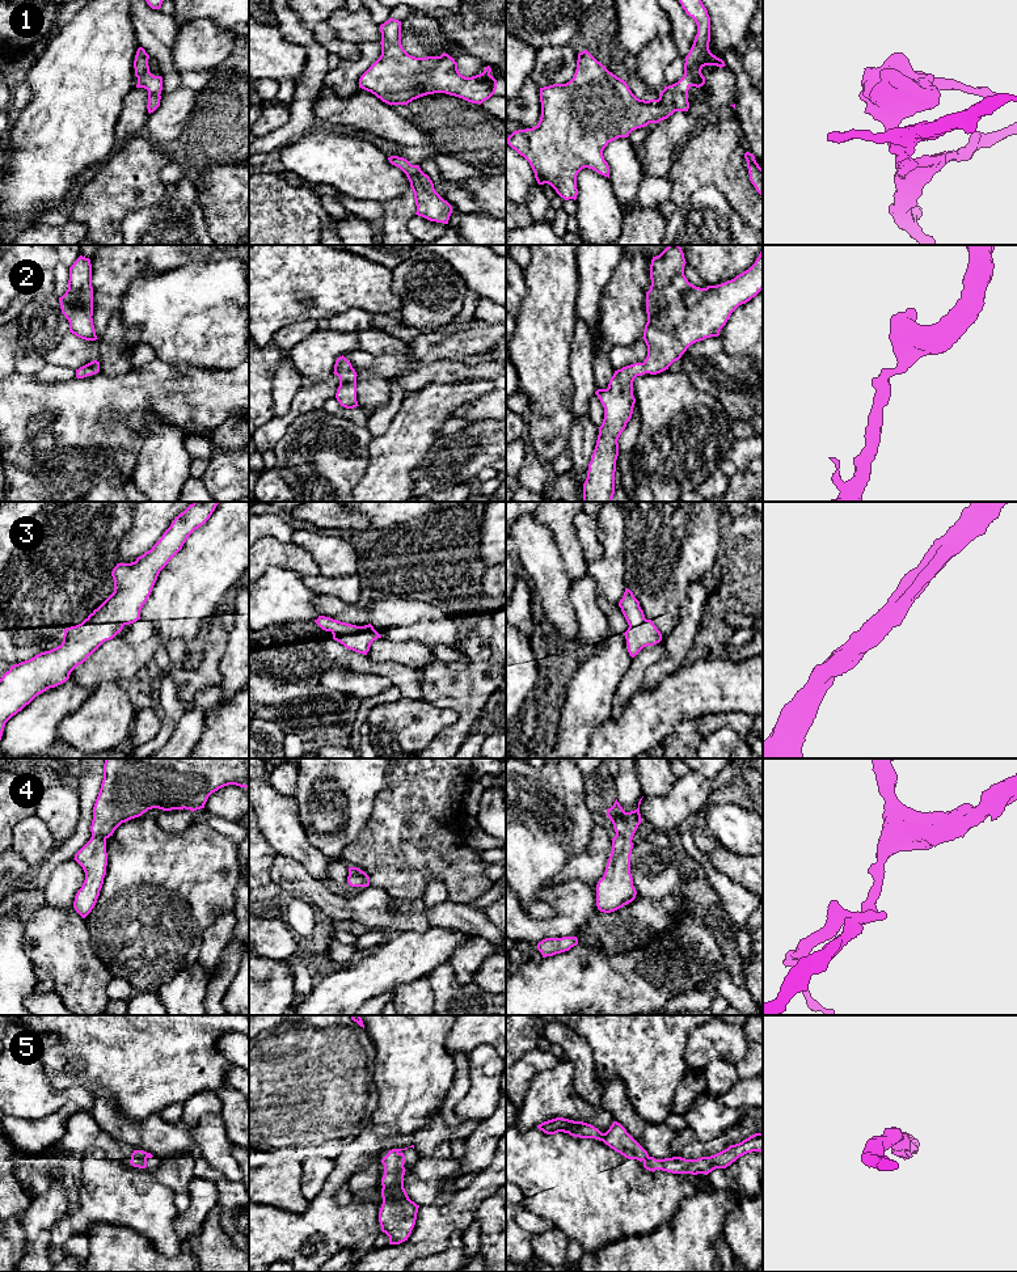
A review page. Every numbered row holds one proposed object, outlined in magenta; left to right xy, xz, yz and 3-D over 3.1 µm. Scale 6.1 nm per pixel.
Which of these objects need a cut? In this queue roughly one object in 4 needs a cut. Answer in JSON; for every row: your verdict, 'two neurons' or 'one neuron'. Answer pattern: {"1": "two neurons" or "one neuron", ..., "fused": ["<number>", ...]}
{"1": "one neuron", "2": "one neuron", "3": "one neuron", "4": "one neuron", "5": "one neuron", "fused": []}

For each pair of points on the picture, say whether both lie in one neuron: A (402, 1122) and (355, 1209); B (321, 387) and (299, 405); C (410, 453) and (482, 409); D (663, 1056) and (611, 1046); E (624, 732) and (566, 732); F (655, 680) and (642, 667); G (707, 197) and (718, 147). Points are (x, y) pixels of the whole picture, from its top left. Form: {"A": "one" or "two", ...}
{"A": "one", "B": "one", "C": "two", "D": "one", "E": "two", "F": "two", "G": "two"}

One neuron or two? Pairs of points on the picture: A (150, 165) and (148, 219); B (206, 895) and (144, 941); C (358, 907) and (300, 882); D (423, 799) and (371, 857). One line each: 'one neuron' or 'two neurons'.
A: two neurons
B: one neuron
C: one neuron
D: one neuron

